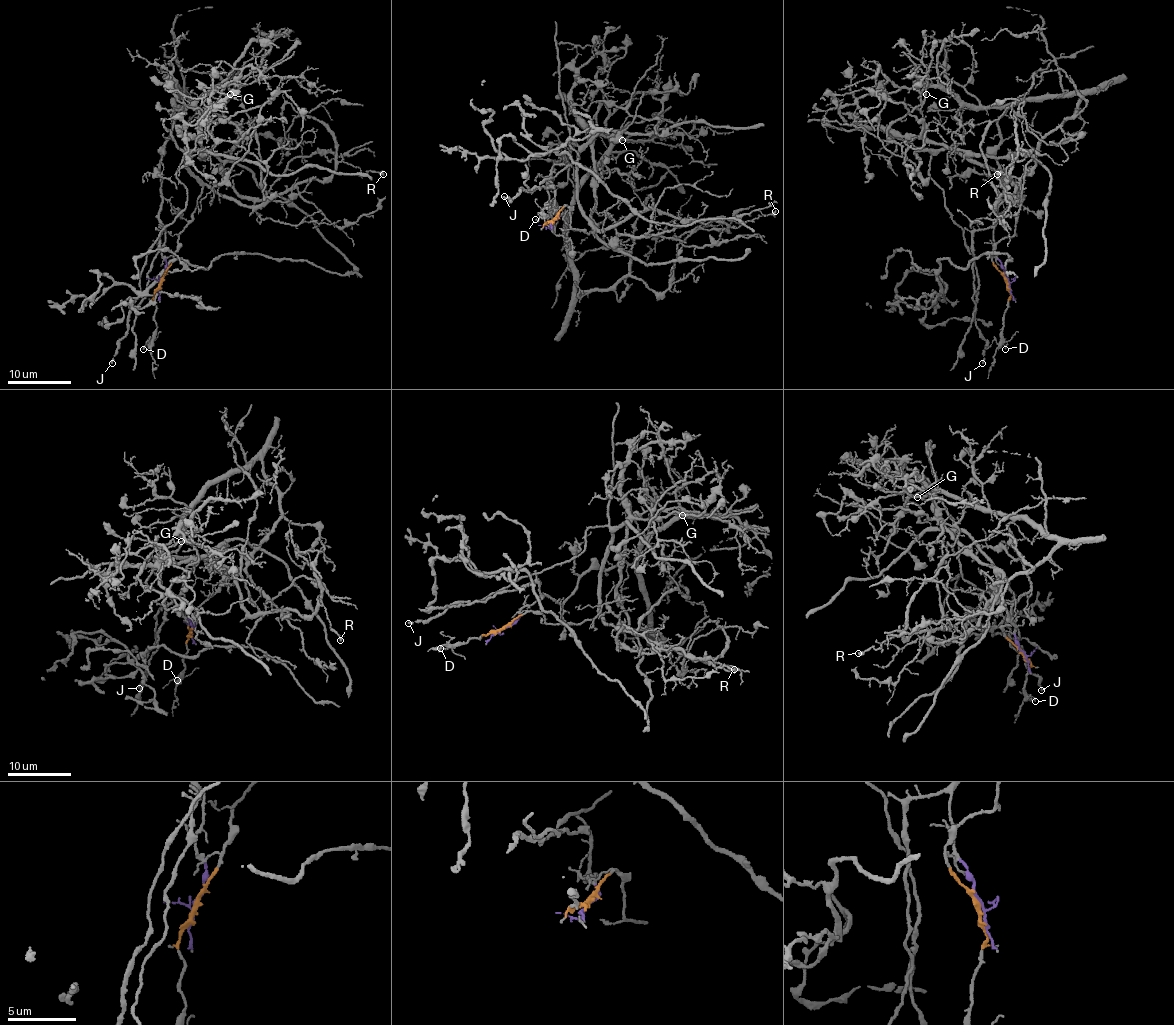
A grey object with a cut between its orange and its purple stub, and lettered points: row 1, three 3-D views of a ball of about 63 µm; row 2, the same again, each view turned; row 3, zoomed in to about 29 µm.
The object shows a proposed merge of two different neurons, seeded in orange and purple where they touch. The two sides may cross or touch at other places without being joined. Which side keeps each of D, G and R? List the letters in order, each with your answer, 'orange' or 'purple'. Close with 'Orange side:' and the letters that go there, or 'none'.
D: orange
G: purple
R: orange
Orange side: D, R

